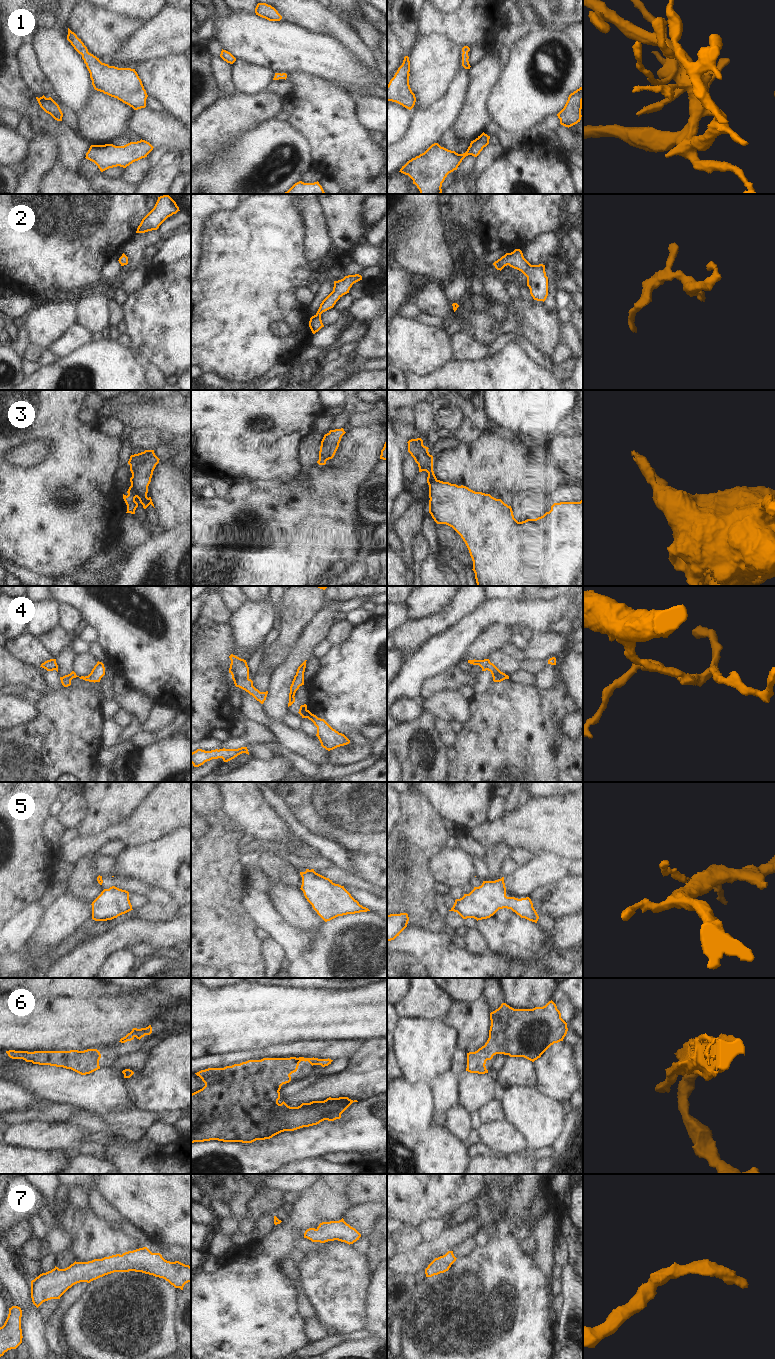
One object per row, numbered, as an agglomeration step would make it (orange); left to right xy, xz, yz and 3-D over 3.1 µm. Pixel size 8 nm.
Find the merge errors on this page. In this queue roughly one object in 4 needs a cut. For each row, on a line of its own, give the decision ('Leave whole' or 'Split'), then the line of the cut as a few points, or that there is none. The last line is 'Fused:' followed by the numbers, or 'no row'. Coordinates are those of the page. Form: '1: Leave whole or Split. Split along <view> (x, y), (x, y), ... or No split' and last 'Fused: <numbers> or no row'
1: Leave whole. No split
2: Leave whole. No split
3: Leave whole. No split
4: Leave whole. No split
5: Split. Split along xy (116, 887), (110, 888)
6: Leave whole. No split
7: Leave whole. No split
Fused: 5.

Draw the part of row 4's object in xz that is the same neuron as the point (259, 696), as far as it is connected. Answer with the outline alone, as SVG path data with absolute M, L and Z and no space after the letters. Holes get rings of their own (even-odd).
M231 654L229 658L231 660L229 673L232 675L235 686L245 690L263 704L266 700L268 691L260 692L253 686L253 681L249 678L249 667L246 660L233 654Z

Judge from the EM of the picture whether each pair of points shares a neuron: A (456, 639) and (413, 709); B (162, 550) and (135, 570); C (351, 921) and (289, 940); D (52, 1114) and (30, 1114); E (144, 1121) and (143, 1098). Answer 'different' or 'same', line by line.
A: different
B: same
C: same
D: same
E: different

